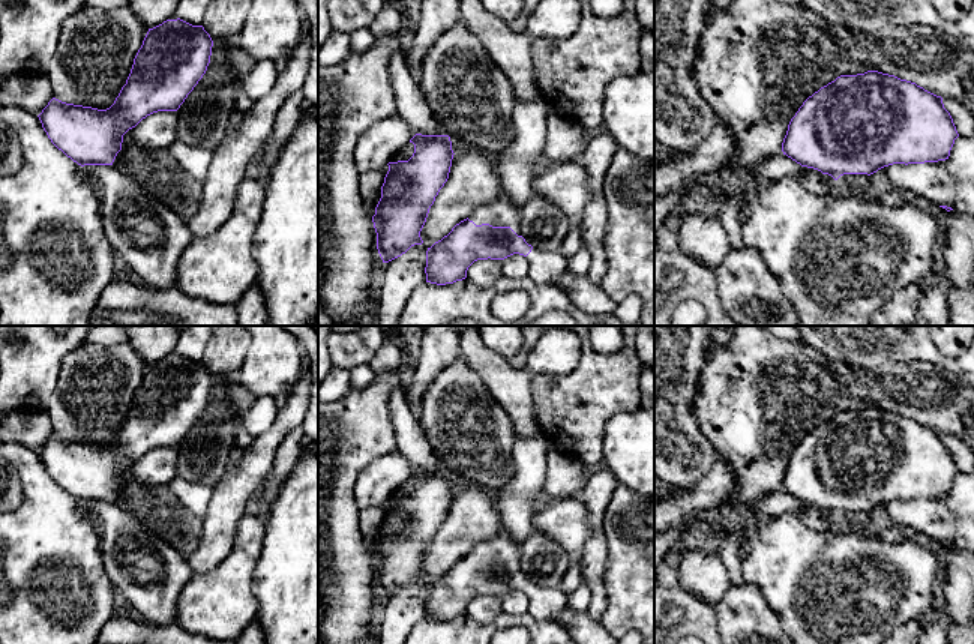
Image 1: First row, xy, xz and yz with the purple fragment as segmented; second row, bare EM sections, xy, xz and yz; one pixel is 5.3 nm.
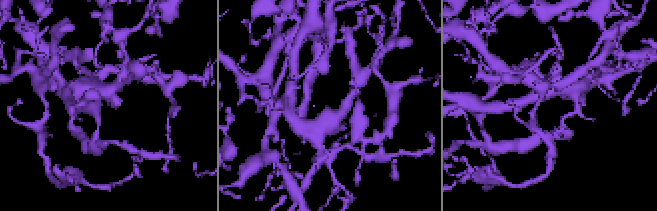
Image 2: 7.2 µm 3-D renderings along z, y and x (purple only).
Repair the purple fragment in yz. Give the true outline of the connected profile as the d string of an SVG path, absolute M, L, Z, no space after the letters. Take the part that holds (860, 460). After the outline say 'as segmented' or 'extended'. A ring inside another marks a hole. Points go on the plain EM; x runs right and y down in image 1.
M867 407L840 411L809 432L788 461L782 488L837 516L843 510L870 512L893 500L945 497L957 473L941 432L894 411Z; as segmented

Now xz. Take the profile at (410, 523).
M416 470L410 479L414 480L414 489L408 497L387 500L381 534L372 552L383 599L423 579L420 567L449 515L455 491L449 471Z; as segmented

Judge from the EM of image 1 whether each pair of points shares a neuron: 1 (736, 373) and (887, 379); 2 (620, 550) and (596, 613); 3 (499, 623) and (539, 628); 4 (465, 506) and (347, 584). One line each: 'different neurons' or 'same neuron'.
1: same neuron
2: different neurons
3: same neuron
4: different neurons

